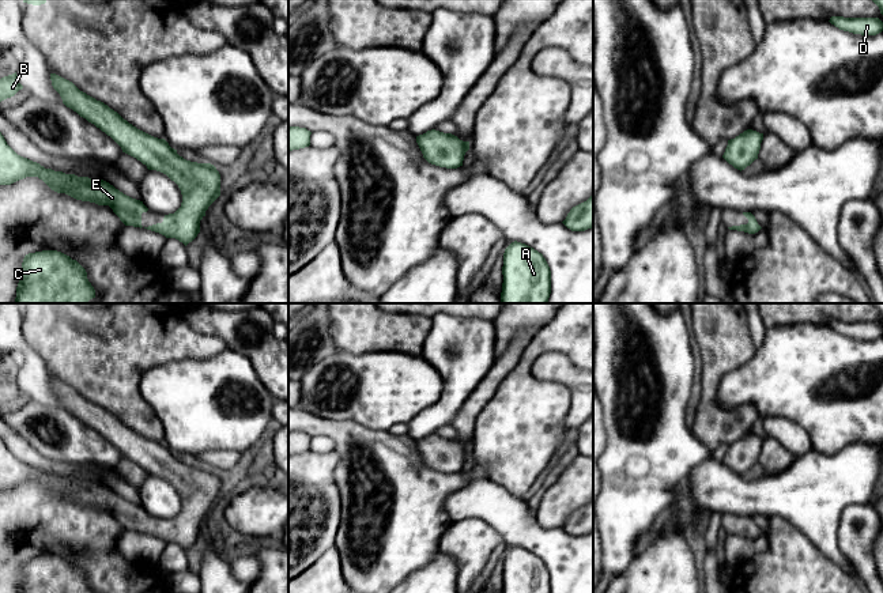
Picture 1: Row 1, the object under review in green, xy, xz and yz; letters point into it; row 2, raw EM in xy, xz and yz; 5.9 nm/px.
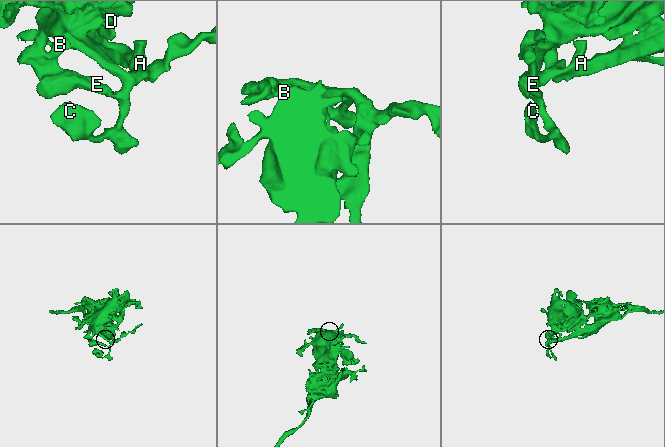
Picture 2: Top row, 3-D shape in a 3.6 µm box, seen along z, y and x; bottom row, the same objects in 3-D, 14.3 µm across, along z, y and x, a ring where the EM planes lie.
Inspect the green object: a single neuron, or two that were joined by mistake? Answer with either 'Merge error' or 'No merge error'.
No merge error

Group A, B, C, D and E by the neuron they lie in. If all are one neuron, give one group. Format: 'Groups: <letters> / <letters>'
Groups: A B C D E

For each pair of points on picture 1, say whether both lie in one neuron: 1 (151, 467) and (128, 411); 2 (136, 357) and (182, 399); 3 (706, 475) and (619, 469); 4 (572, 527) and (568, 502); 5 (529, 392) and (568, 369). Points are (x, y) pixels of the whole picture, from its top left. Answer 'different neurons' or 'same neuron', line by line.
1: same neuron
2: different neurons
3: different neurons
4: same neuron
5: different neurons

